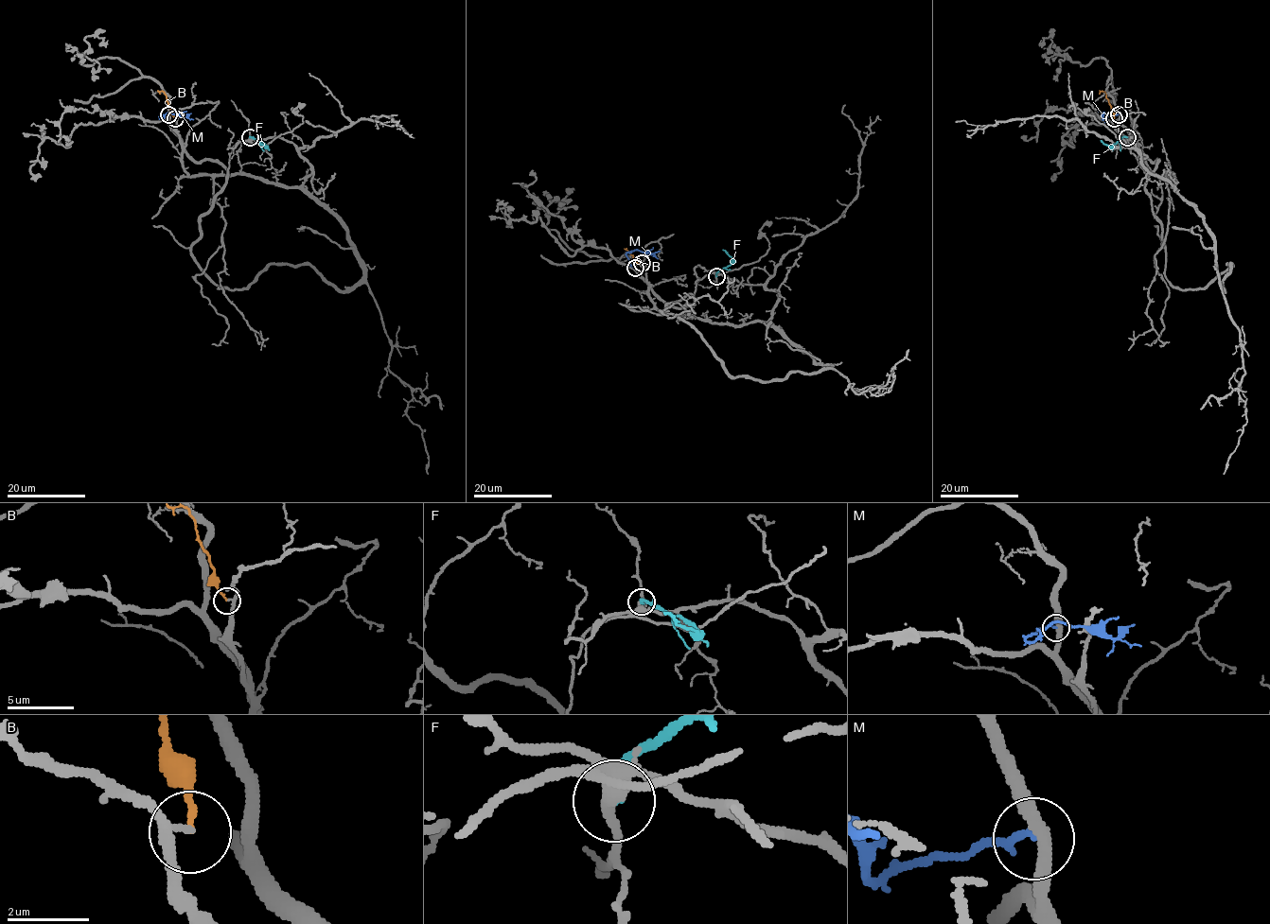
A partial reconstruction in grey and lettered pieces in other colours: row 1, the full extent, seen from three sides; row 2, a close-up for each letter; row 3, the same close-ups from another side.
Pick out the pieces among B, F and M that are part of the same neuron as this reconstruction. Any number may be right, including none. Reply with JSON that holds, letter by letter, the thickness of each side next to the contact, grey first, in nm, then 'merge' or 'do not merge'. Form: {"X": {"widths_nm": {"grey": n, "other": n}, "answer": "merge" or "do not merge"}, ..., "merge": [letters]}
{"B": {"widths_nm": {"grey": 180, "other": 150}, "answer": "do not merge"}, "F": {"widths_nm": {"grey": 320, "other": 240}, "answer": "do not merge"}, "M": {"widths_nm": {"grey": 360, "other": 180}, "answer": "do not merge"}, "merge": []}

